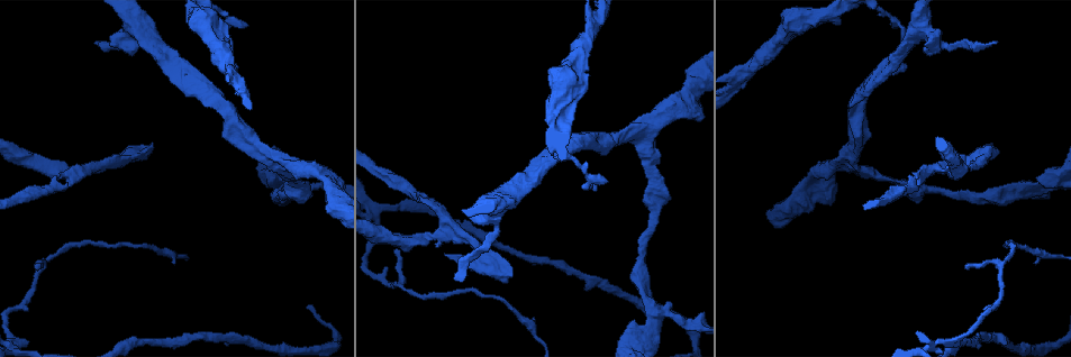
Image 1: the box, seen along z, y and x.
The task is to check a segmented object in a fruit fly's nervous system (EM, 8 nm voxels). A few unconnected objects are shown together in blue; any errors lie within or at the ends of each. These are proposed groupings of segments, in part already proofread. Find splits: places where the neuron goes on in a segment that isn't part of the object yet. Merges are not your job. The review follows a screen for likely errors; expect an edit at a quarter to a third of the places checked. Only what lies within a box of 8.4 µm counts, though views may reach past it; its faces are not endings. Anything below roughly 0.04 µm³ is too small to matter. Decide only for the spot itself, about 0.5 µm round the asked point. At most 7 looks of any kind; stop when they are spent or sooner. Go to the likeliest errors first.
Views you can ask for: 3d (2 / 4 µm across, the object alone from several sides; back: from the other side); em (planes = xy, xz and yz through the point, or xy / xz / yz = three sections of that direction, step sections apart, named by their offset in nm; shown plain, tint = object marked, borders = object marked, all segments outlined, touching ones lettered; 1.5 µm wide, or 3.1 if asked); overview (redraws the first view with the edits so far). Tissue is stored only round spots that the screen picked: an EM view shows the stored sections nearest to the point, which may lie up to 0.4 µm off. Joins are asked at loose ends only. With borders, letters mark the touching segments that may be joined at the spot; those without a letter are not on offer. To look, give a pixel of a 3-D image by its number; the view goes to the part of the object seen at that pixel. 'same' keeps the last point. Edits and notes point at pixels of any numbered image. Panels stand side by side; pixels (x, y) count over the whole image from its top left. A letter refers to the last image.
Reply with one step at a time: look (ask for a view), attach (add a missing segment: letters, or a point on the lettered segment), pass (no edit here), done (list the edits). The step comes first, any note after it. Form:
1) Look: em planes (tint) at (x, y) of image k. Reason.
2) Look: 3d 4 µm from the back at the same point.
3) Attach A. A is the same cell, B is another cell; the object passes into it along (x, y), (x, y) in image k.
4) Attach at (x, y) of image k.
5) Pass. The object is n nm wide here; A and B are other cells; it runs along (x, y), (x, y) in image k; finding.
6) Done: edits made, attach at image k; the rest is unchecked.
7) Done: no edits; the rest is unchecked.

Look: em 3.1 µm planes (plain) at (152, 141) of image 1. Branch stops here.

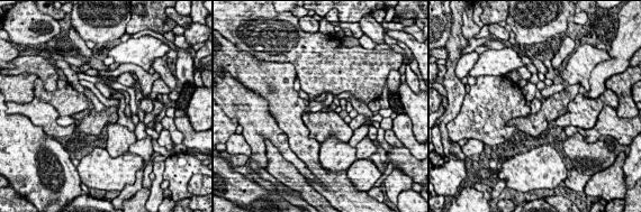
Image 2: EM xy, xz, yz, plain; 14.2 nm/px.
Look: em 3.1 µm planes (tint) at the same point. With the object marked.

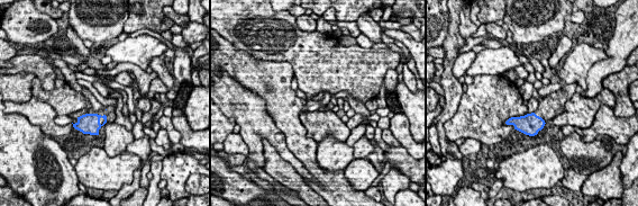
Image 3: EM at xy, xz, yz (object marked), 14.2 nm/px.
Look: em 3.1 µm planes (borders) at the same point. See the neighbours.

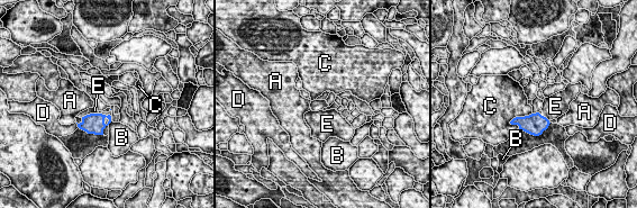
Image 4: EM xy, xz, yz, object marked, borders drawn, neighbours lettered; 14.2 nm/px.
Attach E. E is the same cell, A, B, C and D are other cells; the object passes into it along (94, 124), (89, 115), (91, 110) in image 4; the neuron continues.

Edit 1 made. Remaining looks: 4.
Look: 3d 4 µm at (893, 73) of image 1. Thin end.

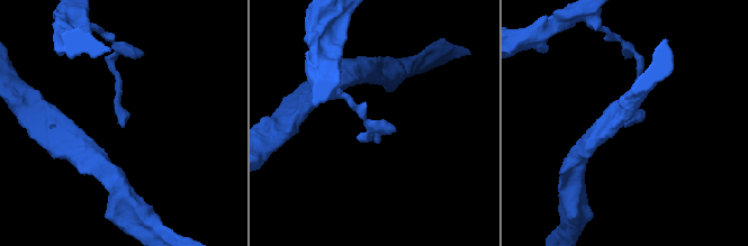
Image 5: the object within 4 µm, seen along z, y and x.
Look: em xy step 8 (tint) at (125, 123) of image 5.

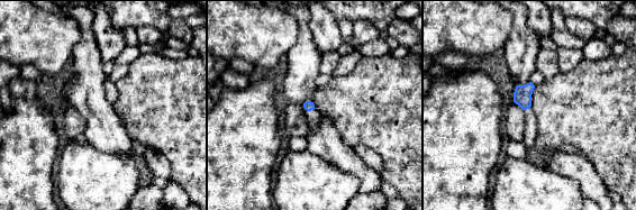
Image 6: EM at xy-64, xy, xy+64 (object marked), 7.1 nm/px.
Look: em planes (borders) at the same point.

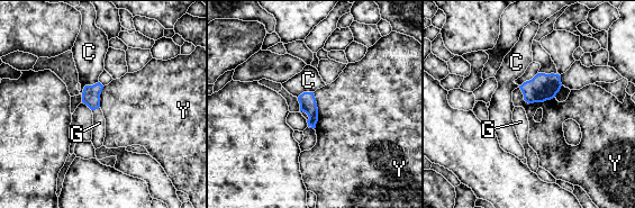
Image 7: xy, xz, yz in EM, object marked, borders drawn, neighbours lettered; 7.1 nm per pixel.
Attach G. The object is 120 nm wide here; G is the same cell, C and Y are other cells; the object passes into it along (91, 93), (96, 108), (99, 123) in image 7; the neuron continues.

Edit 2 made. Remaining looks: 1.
Done: edits made, attach at image 4, attach at image 7; the rest is unchecked.

